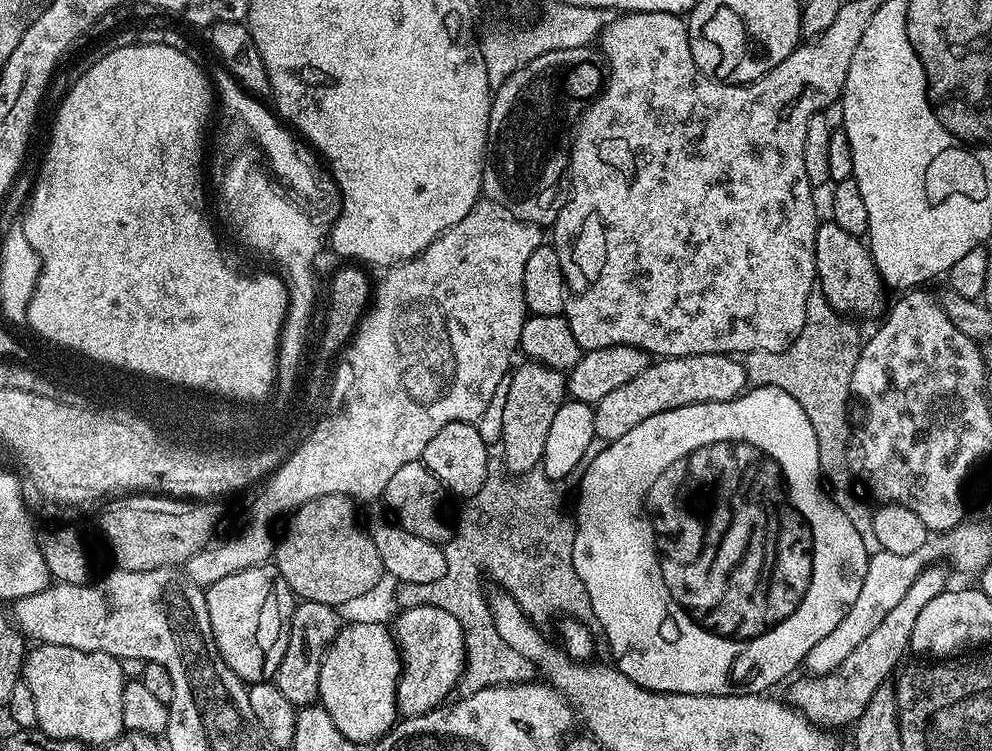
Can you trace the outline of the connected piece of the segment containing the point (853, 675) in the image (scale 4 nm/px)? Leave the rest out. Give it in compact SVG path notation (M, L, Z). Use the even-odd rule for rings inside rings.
M929 566L917 574L910 590L906 590L906 595L897 604L888 608L886 618L878 622L878 626L835 670L824 676L808 674L805 675L805 680L793 679L787 685L789 686L787 703L803 714L806 719L811 720L813 724L819 724L822 728L840 730L843 724L855 725L862 710L866 710L866 702L870 702L870 698L874 696L874 690L897 671L896 663L903 658L904 651L908 648L908 639L911 638L920 615L923 612L925 615L932 600L938 598L938 594L942 594L949 587L949 569L940 567L944 566Z

